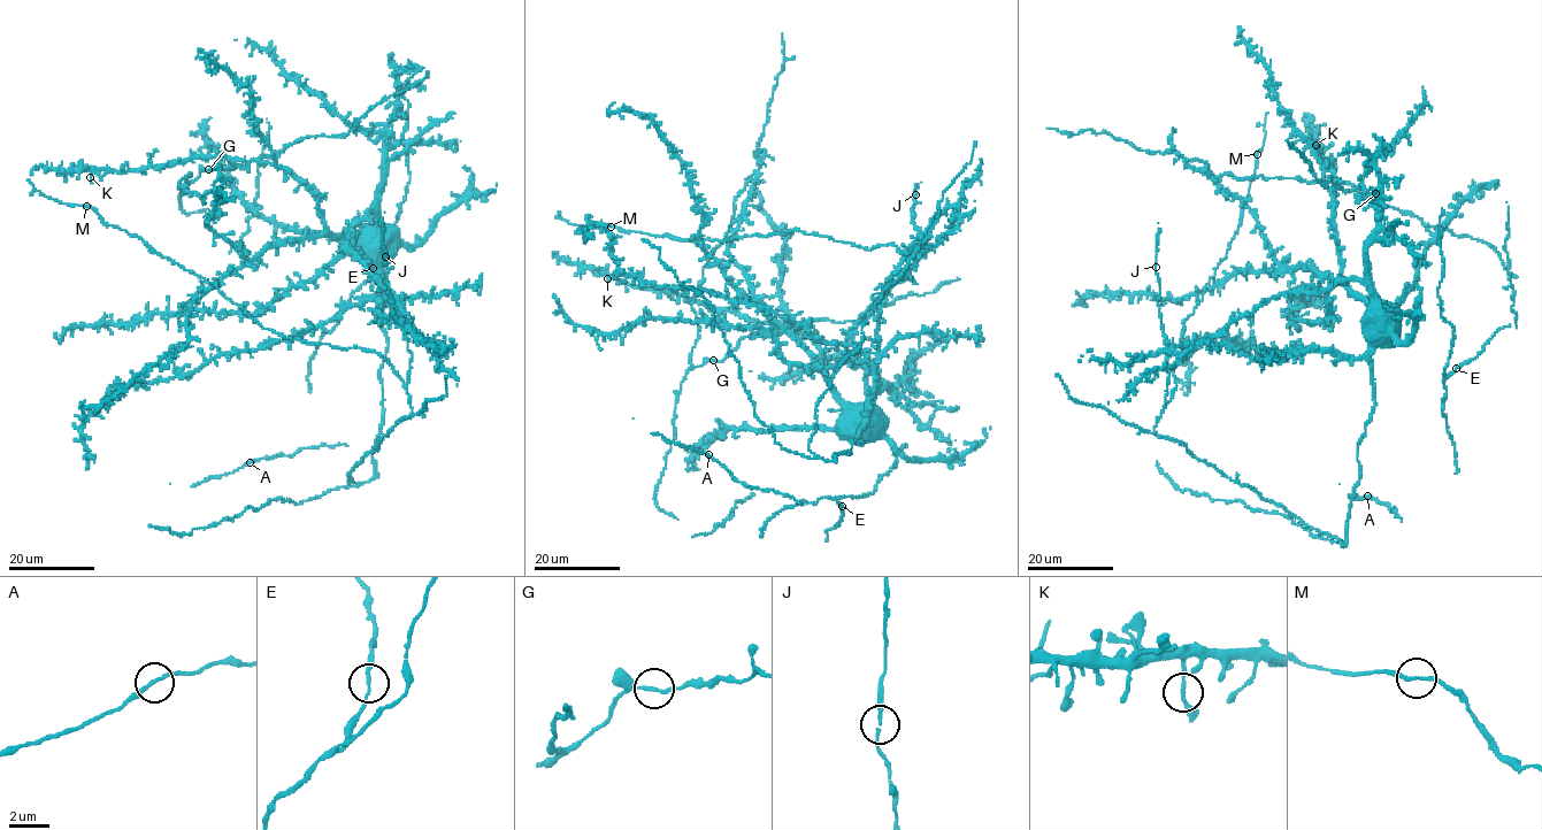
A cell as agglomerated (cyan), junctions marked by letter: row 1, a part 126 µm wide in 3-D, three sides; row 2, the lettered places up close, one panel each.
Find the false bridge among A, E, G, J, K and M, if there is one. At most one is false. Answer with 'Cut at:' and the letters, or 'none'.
Cut at: none

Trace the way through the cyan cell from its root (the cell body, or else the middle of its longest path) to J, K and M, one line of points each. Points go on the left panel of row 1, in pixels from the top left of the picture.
J: (375, 238), (378, 289), (383, 286), (376, 319), (381, 314), (404, 324), (392, 310), (385, 255)
K: (375, 238), (331, 233), (315, 193), (281, 168), (255, 160), (192, 156), (138, 169), (92, 169), (90, 177)
M: (375, 238), (376, 317), (404, 329), (407, 383), (376, 352), (262, 328), (213, 283), (85, 206)

